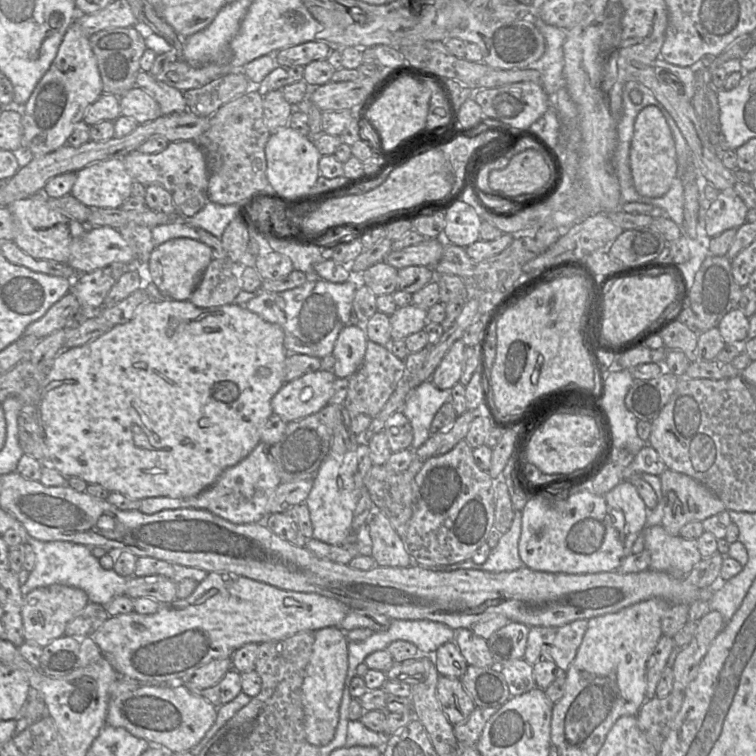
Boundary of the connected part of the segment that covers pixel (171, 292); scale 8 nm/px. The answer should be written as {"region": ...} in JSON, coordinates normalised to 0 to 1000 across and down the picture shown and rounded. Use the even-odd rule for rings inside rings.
{"region":[[[253,315],[225,316],[204,328],[194,353],[185,353],[189,358],[189,373],[202,373],[212,386],[224,396],[245,398],[251,394],[266,372],[280,343],[279,329],[265,317]],[[193,354],[196,357],[192,357]]]}

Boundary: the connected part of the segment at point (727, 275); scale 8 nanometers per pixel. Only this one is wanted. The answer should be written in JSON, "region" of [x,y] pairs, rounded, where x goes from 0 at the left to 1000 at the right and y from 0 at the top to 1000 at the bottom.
{"region":[[[935,337],[918,364],[910,402],[921,417],[923,440],[947,434],[954,422],[967,410],[976,407],[981,381],[972,373],[967,358],[967,344],[960,339]]]}

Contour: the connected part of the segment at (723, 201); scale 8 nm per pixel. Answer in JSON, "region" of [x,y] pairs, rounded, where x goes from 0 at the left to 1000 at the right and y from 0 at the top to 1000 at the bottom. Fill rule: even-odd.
{"region":[[[956,253],[940,267],[931,283],[931,300],[938,315],[987,295],[989,274],[971,255]]]}

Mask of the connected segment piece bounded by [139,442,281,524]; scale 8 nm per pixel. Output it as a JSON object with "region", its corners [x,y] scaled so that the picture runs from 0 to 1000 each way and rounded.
{"region":[[[343,585],[325,606],[298,620],[286,638],[267,651],[241,659],[189,659],[184,675],[192,680],[204,680],[217,673],[258,672],[274,675],[310,693],[343,692],[349,690],[353,668],[370,639],[357,590]]]}

